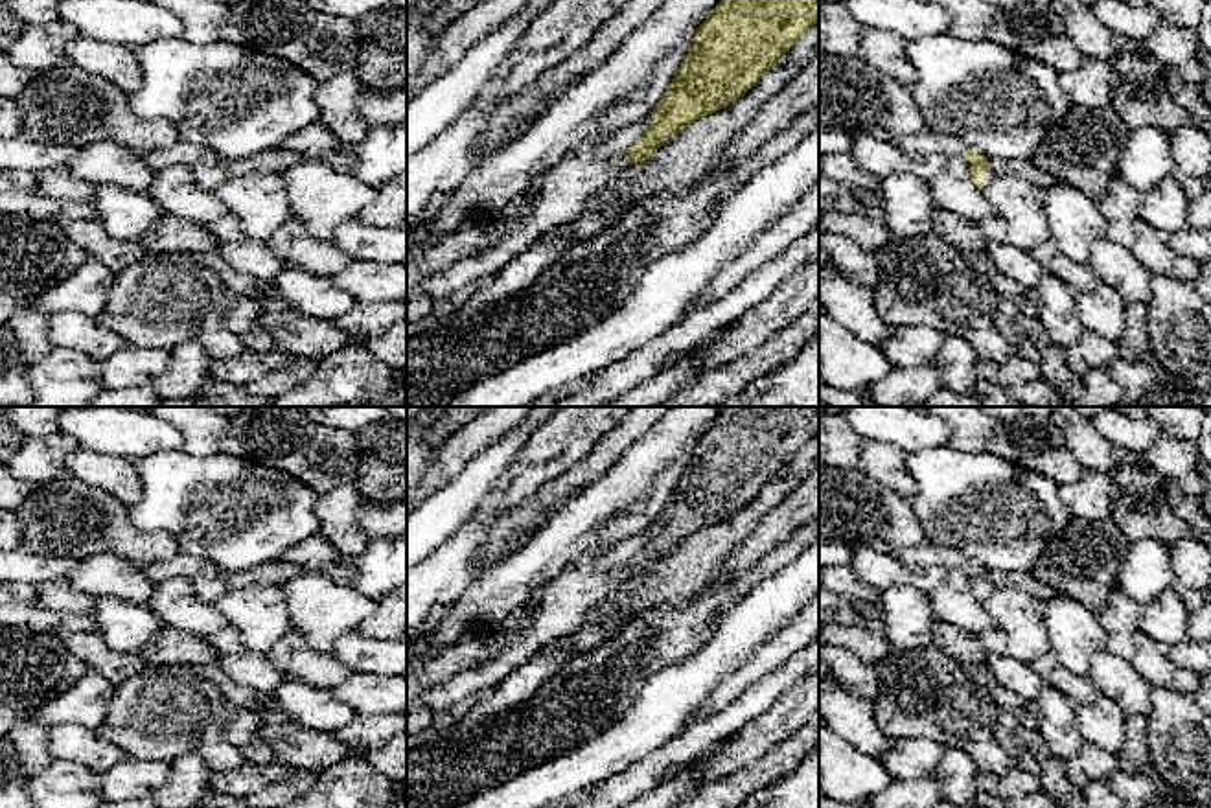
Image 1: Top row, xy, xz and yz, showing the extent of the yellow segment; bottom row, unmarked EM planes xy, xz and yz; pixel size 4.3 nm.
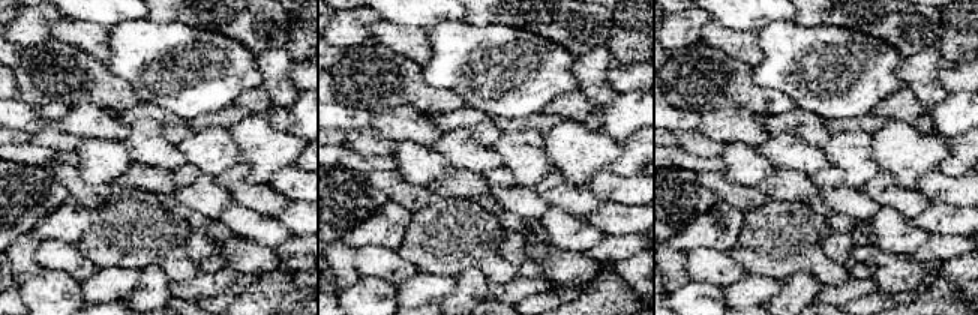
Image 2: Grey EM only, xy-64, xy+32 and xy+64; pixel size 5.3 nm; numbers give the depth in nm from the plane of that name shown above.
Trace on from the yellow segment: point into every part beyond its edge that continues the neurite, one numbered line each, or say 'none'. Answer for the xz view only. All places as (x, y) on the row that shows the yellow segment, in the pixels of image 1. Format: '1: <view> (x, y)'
1: xz (560, 196)

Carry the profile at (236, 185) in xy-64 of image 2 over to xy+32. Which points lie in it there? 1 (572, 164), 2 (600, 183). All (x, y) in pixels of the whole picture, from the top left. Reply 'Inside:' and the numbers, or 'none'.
Inside: none

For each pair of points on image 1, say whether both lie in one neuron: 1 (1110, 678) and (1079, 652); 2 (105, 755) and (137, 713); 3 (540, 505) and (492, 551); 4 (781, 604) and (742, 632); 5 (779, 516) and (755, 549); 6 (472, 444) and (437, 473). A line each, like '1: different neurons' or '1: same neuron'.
1: different neurons
2: different neurons
3: same neuron
4: same neuron
5: same neuron
6: same neuron

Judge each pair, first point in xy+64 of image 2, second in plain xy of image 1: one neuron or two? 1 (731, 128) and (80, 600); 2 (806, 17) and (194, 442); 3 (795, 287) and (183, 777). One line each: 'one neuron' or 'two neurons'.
1: two neurons
2: one neuron
3: one neuron

